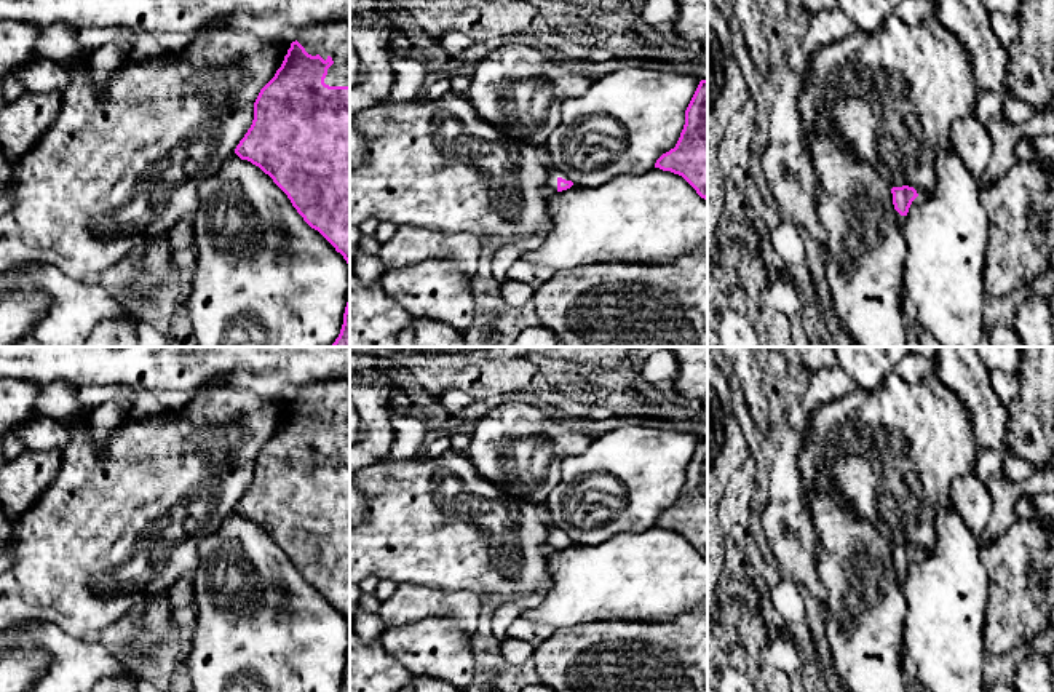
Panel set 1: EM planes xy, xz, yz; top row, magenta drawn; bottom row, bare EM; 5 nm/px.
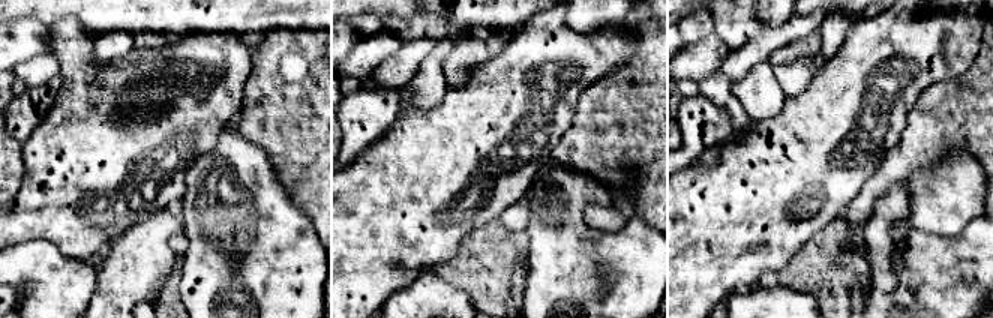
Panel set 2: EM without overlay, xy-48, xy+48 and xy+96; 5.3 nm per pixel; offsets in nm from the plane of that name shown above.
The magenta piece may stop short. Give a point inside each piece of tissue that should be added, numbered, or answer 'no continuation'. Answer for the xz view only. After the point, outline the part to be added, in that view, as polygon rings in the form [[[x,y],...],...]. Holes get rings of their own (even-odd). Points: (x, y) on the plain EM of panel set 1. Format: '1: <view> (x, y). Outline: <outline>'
1: xz (554, 531). Outline: [[[553,526],[548,532],[548,547],[551,550],[557,550],[557,537],[562,535],[565,539],[569,539],[569,535],[565,534],[565,531],[562,531],[561,527],[557,526]]]

